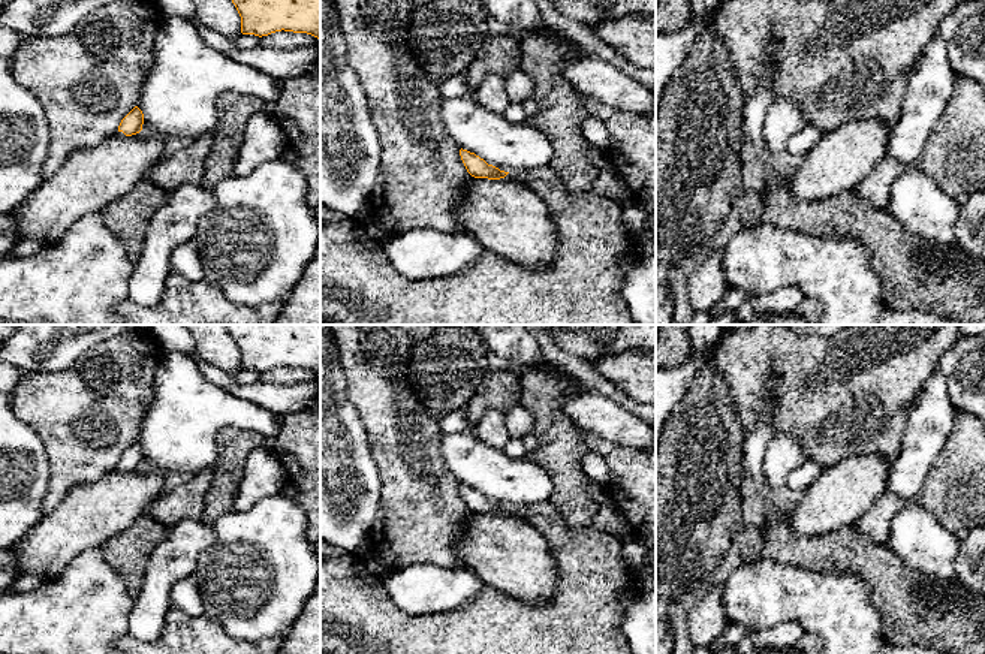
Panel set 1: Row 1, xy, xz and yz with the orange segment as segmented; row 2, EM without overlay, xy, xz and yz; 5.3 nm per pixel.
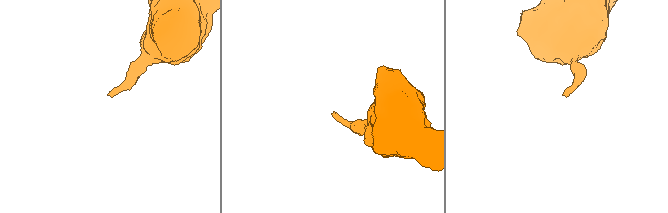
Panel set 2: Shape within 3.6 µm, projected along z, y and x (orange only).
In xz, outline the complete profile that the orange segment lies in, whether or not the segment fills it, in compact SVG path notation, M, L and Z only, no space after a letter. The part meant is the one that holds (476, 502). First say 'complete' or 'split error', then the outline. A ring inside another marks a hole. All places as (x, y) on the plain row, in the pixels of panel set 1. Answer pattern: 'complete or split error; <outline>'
complete; M461 483L460 491L467 507L475 513L500 515L509 509L509 507L500 506L492 500L488 500L484 494L481 494L479 491L467 485Z

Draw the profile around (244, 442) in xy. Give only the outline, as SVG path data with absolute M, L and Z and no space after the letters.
M225 427L217 433L217 456L202 513L205 524L213 525L220 516L235 509L235 497L246 473L246 461L263 443L265 437L256 431Z

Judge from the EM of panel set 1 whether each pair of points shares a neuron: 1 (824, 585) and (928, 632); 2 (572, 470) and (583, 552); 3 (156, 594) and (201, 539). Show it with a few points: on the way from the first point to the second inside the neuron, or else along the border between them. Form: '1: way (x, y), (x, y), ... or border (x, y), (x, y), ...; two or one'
1: border (862, 576), (870, 600), (879, 612), (885, 638); two
2: border (554, 506), (572, 530), (592, 526); two
3: way (157, 581), (187, 551); one

